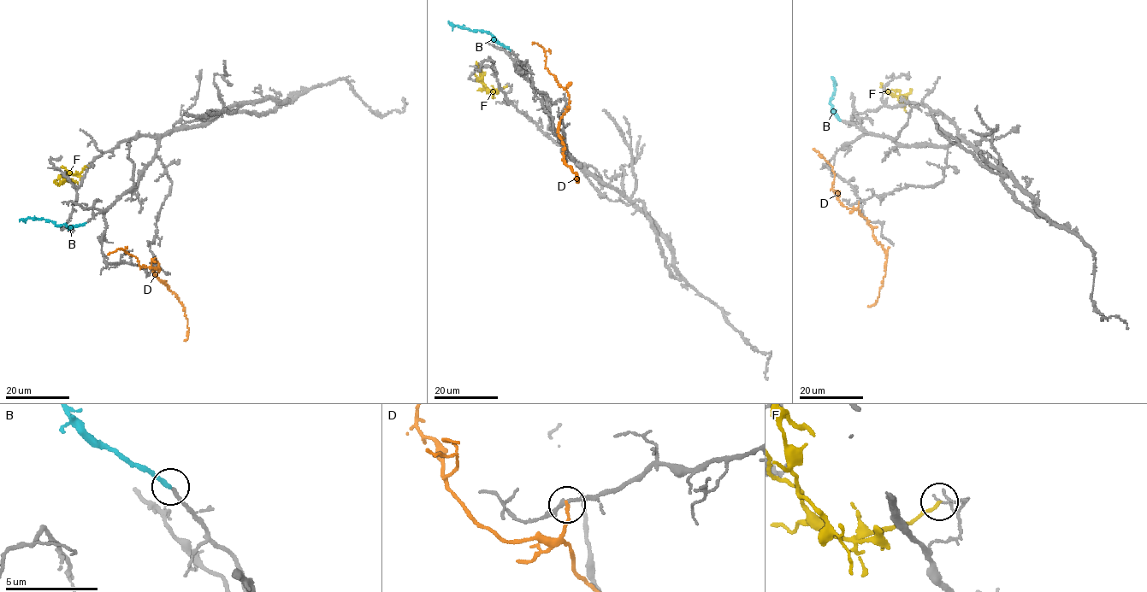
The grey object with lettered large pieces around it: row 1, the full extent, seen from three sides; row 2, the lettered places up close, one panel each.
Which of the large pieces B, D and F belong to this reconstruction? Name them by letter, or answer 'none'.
B

